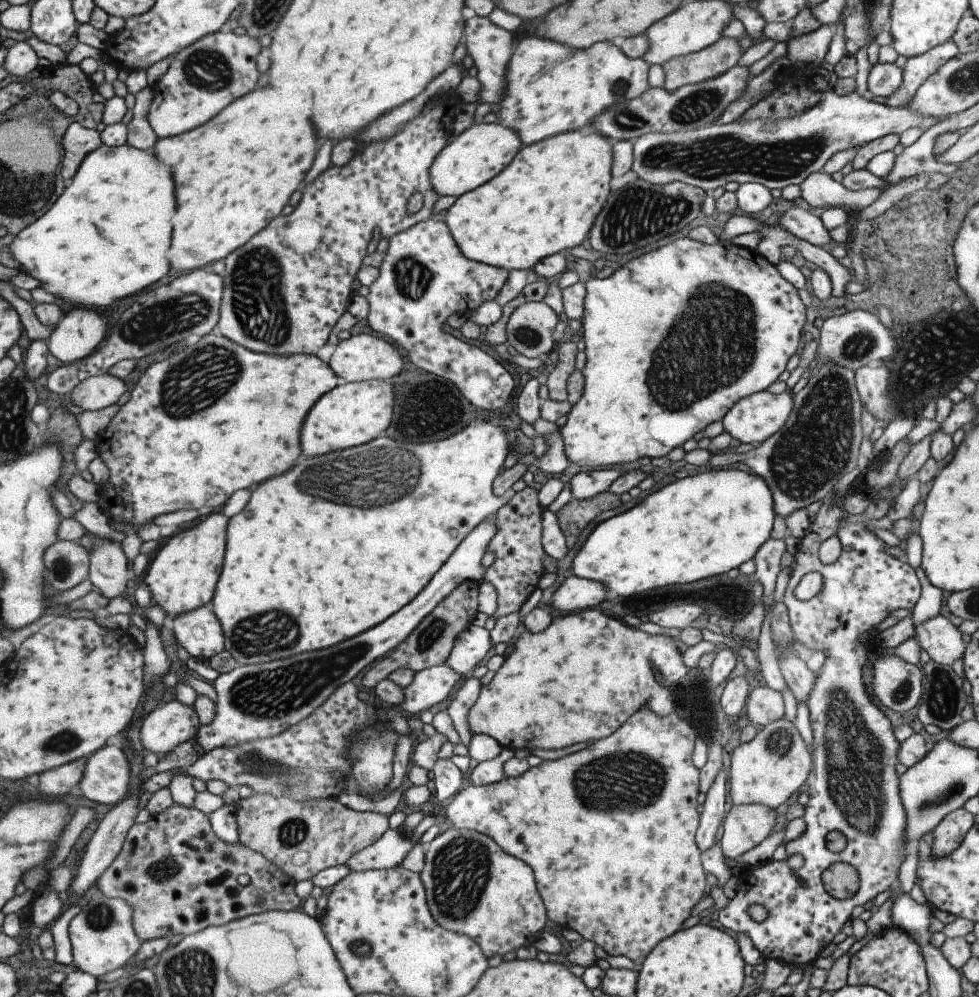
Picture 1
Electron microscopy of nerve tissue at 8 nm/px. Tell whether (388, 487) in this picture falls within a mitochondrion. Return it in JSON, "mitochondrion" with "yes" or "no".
{"mitochondrion":"yes"}

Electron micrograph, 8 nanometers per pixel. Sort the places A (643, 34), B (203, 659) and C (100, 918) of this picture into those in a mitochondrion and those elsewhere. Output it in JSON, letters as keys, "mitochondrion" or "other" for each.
{"A":"other","B":"other","C":"mitochondrion"}

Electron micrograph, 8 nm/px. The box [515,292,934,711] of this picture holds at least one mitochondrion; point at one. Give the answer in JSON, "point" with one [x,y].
{"point":[815,448]}

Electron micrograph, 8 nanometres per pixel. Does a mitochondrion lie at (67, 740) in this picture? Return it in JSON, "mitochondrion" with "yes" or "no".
{"mitochondrion":"yes"}

